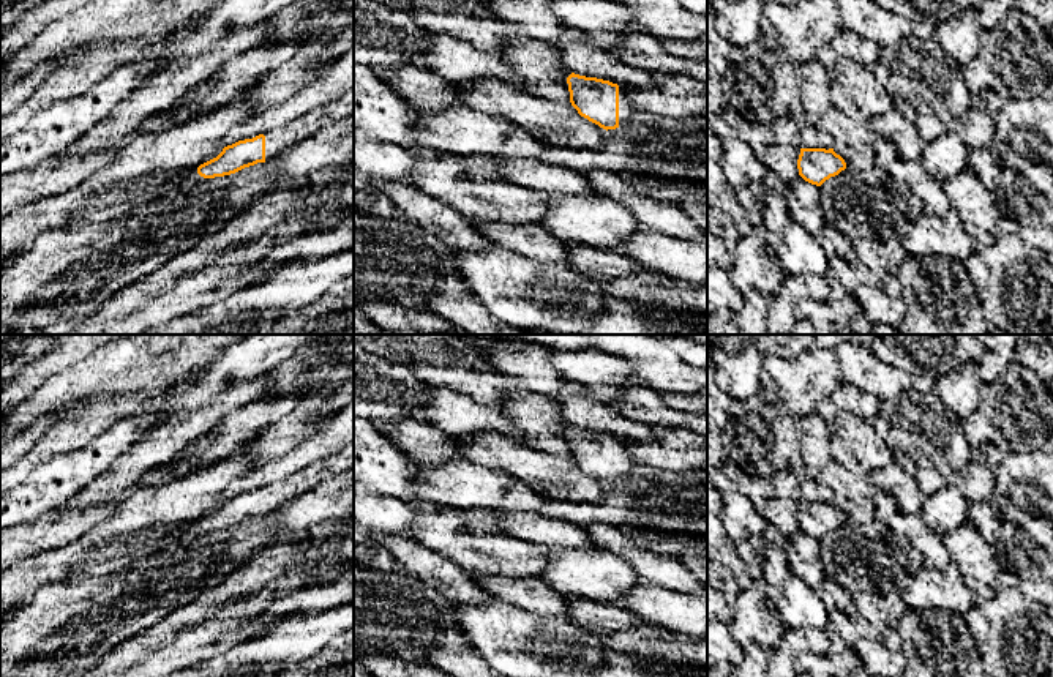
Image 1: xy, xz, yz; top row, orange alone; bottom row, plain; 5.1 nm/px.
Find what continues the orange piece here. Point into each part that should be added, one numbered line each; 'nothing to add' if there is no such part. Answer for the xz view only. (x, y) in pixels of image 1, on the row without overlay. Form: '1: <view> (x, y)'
1: xz (625, 461)

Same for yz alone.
nothing to add

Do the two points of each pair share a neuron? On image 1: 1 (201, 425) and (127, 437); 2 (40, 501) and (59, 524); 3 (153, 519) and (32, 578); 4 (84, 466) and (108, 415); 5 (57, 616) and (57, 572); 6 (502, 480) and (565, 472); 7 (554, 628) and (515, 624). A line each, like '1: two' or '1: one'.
1: two
2: two
3: one
4: two
5: two
6: two
7: one

